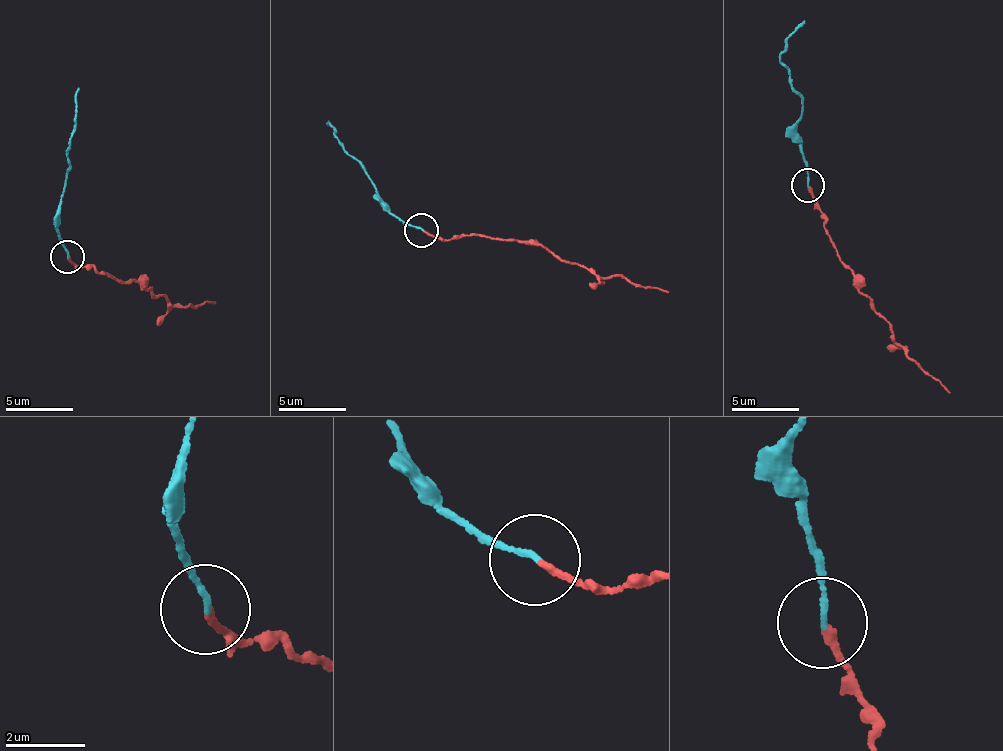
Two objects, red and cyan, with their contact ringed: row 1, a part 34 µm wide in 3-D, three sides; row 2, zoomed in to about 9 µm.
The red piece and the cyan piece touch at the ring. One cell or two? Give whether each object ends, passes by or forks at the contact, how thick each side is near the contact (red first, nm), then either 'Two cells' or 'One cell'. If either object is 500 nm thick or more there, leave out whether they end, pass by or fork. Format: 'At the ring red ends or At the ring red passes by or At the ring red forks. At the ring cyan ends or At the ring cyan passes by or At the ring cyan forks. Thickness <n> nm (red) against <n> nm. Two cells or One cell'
At the ring red ends. At the ring cyan ends. Thickness 160 nm (red) against 120 nm. Two cells

